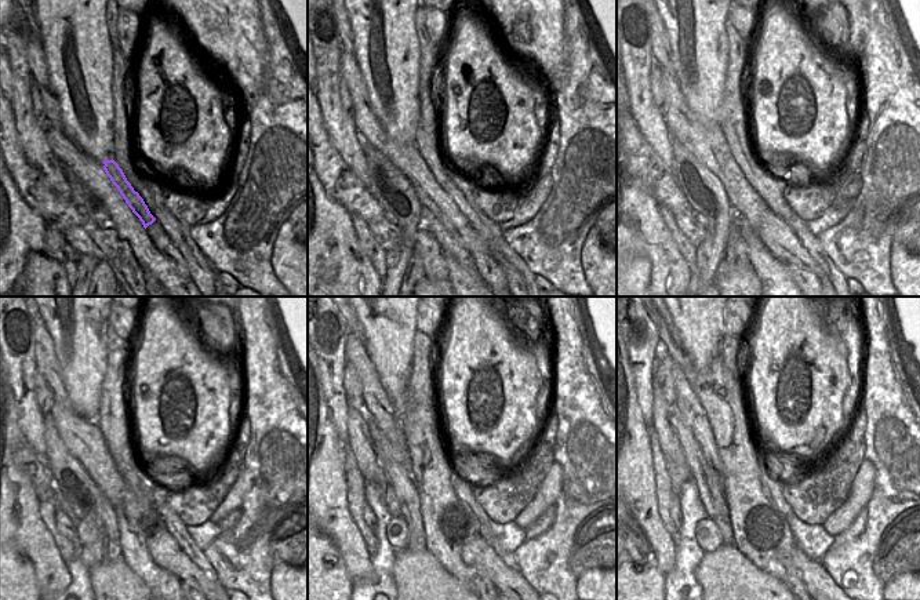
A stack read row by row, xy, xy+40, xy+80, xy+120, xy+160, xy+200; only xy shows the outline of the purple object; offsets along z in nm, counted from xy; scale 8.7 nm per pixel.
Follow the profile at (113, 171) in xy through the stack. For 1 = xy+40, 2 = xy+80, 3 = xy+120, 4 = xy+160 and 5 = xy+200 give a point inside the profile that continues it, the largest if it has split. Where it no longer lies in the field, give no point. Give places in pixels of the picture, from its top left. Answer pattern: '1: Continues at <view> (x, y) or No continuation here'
1: Continues at xy+40 (429, 192)
2: Continues at xy+80 (775, 233)
3: Continues at xy+120 (164, 551)
4: Continues at xy+160 (477, 553)
5: Continues at xy+200 (813, 574).

